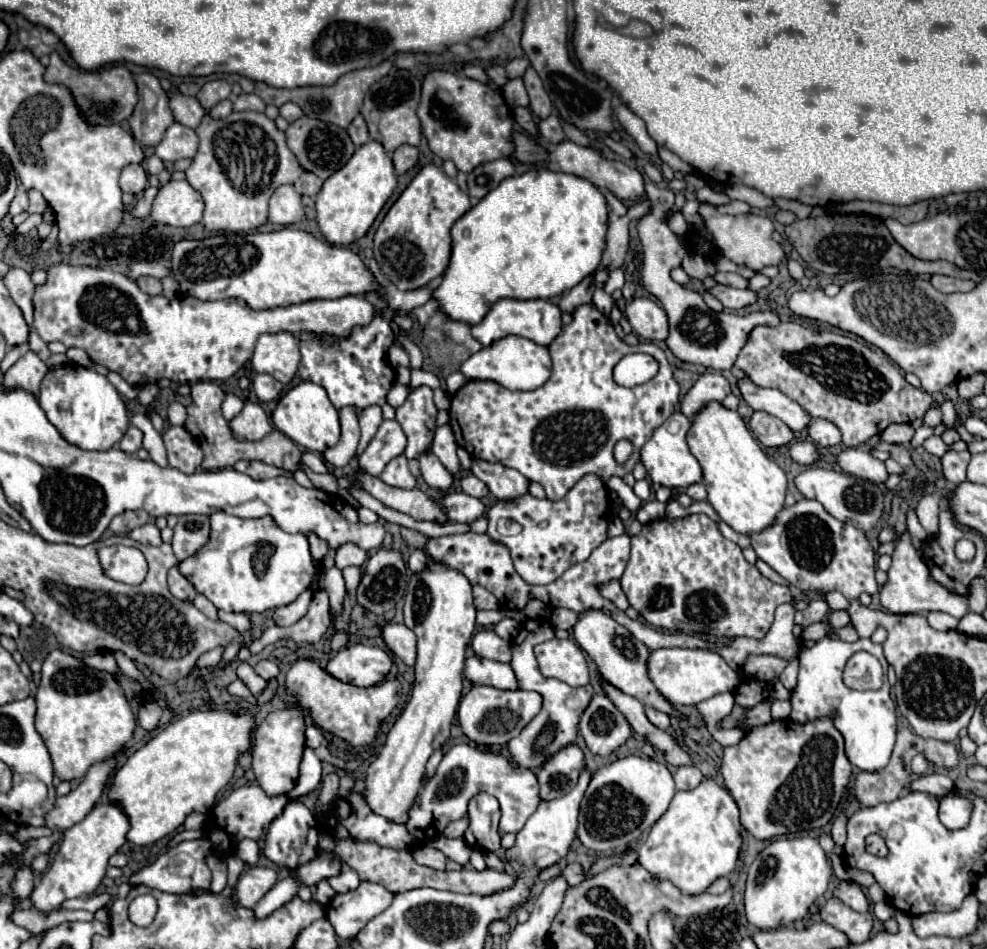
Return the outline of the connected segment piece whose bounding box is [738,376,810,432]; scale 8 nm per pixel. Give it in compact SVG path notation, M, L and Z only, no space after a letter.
M748 376L738 380L738 388L740 388L740 396L746 400L746 404L752 410L762 410L770 416L780 418L794 432L808 428L810 416L794 400L784 396L780 390L756 386Z

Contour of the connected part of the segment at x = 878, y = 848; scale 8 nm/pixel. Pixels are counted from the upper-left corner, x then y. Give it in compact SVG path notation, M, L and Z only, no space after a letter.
M870 834L868 836L868 840L866 840L866 848L868 848L868 852L888 852L886 850L886 844L884 844L884 838L882 836L878 836L878 834Z

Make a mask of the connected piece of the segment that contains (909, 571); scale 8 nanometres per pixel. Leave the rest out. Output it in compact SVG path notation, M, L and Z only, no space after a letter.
M908 532L900 536L892 556L894 556L894 566L890 566L888 580L880 588L880 602L882 602L884 610L888 610L892 614L914 614L914 612L938 610L938 612L952 614L958 620L968 612L968 598L966 596L954 594L948 588L944 588L942 584L938 584L936 580L932 580L928 564L924 562L924 558L920 558L916 554Z

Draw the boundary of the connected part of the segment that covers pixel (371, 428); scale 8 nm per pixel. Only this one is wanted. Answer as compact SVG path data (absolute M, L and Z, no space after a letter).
M368 406L368 408L364 408L364 410L360 412L360 430L362 430L362 438L360 438L360 444L358 444L358 452L356 452L356 454L364 452L366 444L374 438L374 434L376 434L378 426L382 424L382 420L384 420L384 418L382 418L380 406Z

